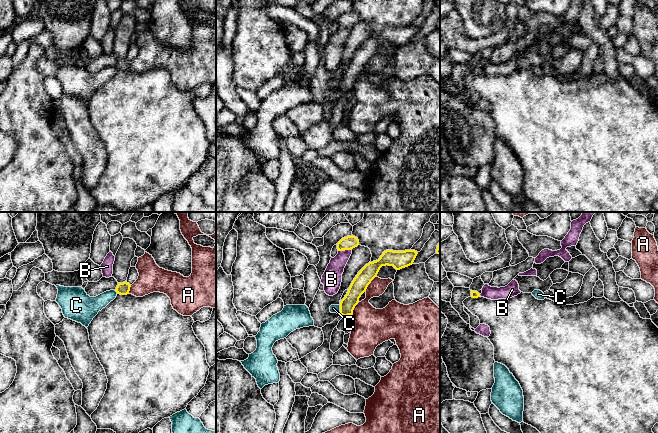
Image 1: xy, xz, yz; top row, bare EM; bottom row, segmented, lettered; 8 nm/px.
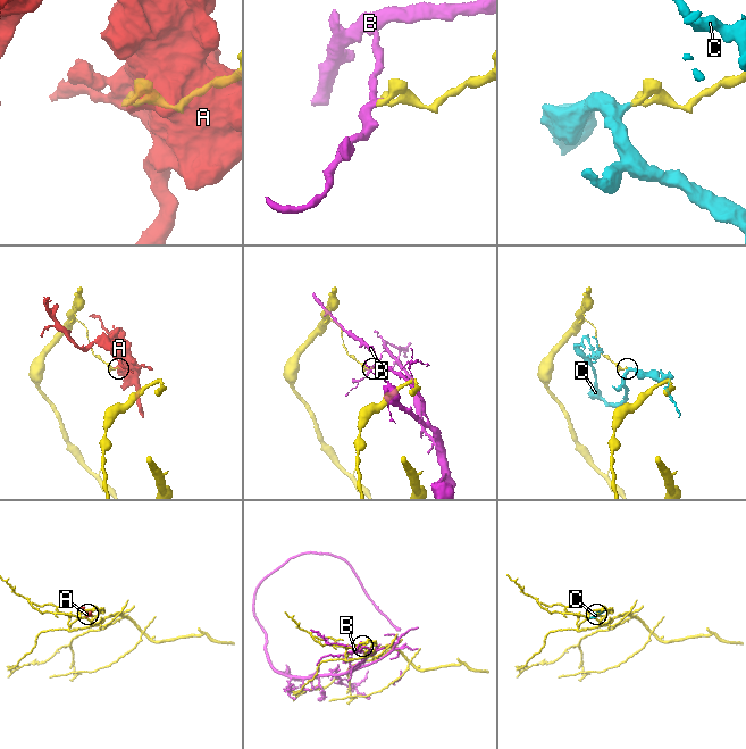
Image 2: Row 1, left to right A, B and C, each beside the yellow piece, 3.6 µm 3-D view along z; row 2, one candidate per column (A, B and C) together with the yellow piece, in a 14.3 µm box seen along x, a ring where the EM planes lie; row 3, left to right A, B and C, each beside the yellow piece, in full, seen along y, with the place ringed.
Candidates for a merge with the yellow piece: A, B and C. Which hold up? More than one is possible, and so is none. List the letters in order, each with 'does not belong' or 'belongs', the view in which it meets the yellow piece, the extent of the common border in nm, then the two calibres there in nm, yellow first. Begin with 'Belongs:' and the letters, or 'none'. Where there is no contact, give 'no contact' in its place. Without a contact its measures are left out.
Belongs: none
A: does not belong; meets yellow in xz; contact 150 nm long; 130 nm thick on the yellow side, 170 nm on the other
B: does not belong; meets yellow in xz; contact 110 nm long; 110 nm thick on the yellow side, 160 nm on the other
C: does not belong; meets yellow in xz; contact 70 nm long; 130 nm thick on the yellow side, 60 nm on the other

